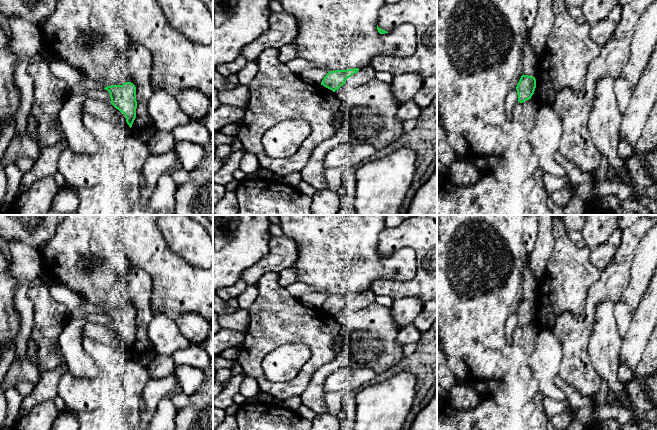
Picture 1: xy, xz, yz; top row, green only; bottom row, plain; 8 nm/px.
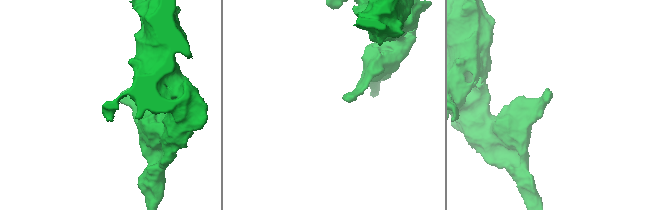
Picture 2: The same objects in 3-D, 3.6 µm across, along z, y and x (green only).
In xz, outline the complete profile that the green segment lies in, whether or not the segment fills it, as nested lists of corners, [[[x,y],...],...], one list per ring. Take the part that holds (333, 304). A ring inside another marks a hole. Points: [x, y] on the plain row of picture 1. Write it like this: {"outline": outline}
{"outline": [[[358,292],[329,295],[322,304],[321,309],[335,316],[345,308],[346,304],[349,301],[351,301],[358,295]]]}

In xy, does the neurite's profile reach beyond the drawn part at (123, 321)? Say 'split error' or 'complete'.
complete

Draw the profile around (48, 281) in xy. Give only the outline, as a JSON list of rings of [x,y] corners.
[[[43,271],[43,273],[40,275],[42,281],[44,282],[44,285],[46,286],[51,286],[53,284],[63,284],[61,282],[59,282],[58,280],[56,279],[53,279],[49,276],[49,274],[45,271]]]

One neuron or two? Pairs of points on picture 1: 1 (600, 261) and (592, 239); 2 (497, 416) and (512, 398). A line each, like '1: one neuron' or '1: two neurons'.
1: two neurons
2: two neurons

